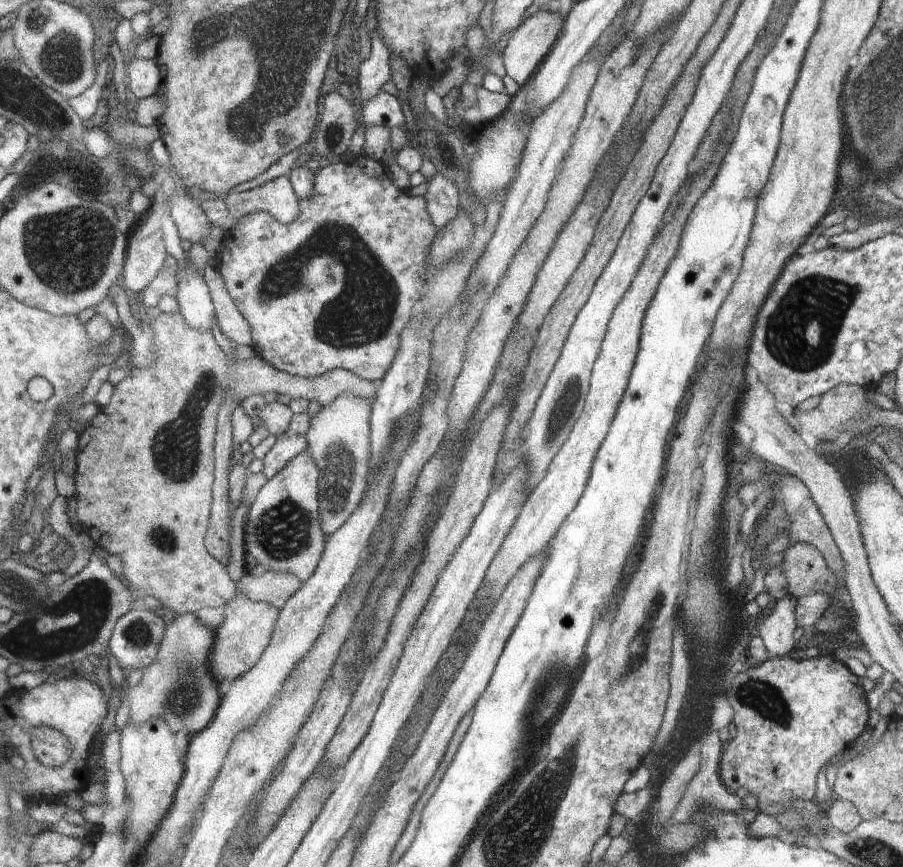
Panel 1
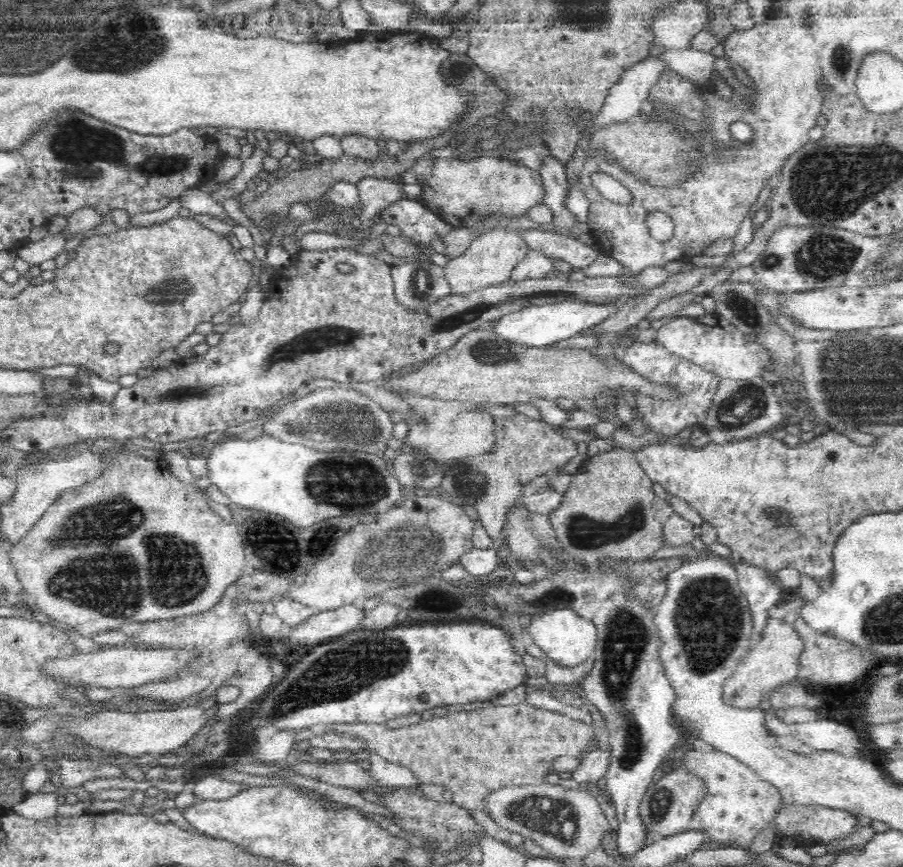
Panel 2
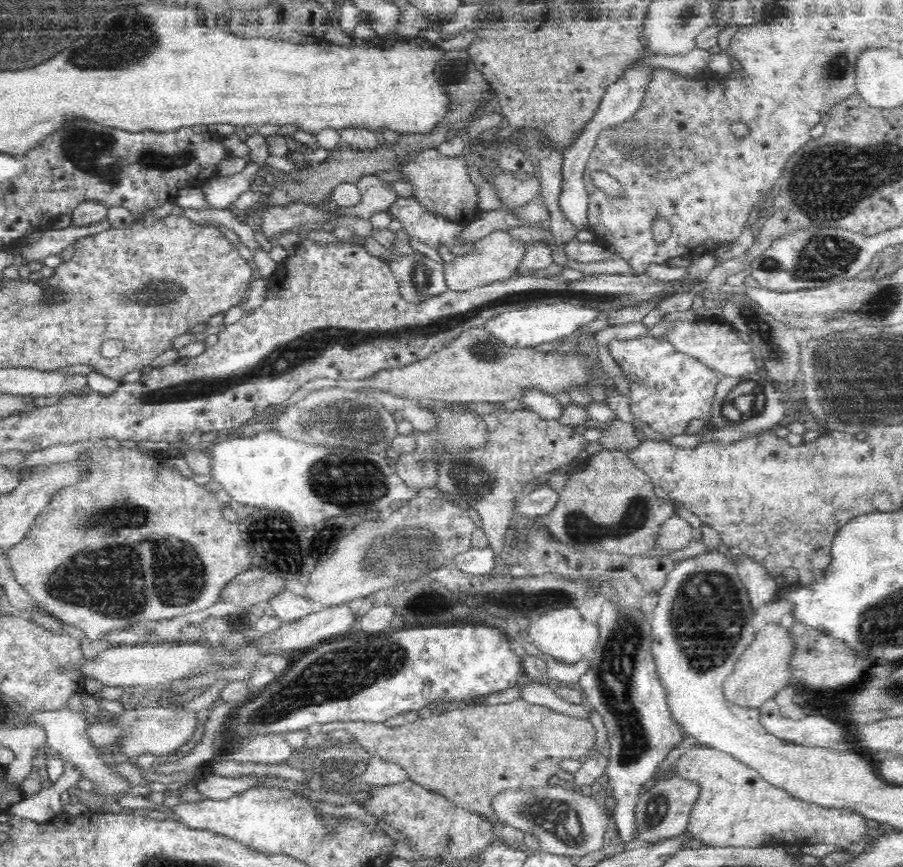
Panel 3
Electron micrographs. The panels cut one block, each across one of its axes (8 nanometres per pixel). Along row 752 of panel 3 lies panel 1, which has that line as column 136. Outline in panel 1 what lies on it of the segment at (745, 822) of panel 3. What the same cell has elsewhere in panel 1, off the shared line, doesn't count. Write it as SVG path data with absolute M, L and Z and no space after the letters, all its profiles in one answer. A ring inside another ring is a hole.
M180 613L167 626L163 644L160 647L159 656L142 677L137 687L127 687L127 698L129 700L129 720L132 725L141 725L154 719L164 719L168 726L178 734L178 732L188 732L190 738L200 734L212 724L219 712L223 702L223 695L220 693L220 681L213 671L211 656L215 650L217 636L212 627L200 622L196 613Z

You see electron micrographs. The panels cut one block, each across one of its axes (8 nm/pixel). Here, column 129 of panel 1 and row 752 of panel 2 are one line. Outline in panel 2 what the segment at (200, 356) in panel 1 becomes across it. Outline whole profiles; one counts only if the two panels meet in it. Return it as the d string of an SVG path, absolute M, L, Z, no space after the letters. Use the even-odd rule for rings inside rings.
M526 702L516 705L496 705L490 708L484 708L481 710L466 711L466 712L454 712L448 713L443 718L433 717L432 719L425 721L421 720L415 725L407 725L398 729L391 729L386 725L380 724L340 724L336 726L334 732L340 735L349 735L350 737L357 737L362 740L366 740L368 743L368 748L371 753L376 753L380 755L384 760L391 762L392 764L399 764L400 766L405 766L409 770L412 770L414 774L422 780L422 783L426 784L443 784L446 786L449 793L449 800L456 803L462 808L468 809L479 809L483 810L483 796L488 794L491 790L500 788L501 786L512 786L512 785L523 785L523 784L538 784L544 781L544 777L553 770L552 760L557 756L561 755L576 755L580 756L584 753L588 746L594 741L594 733L592 726L586 726L585 724L580 724L579 722L574 722L568 716L560 714L558 712L552 712L551 710L542 710L541 708L534 708L528 706Z

